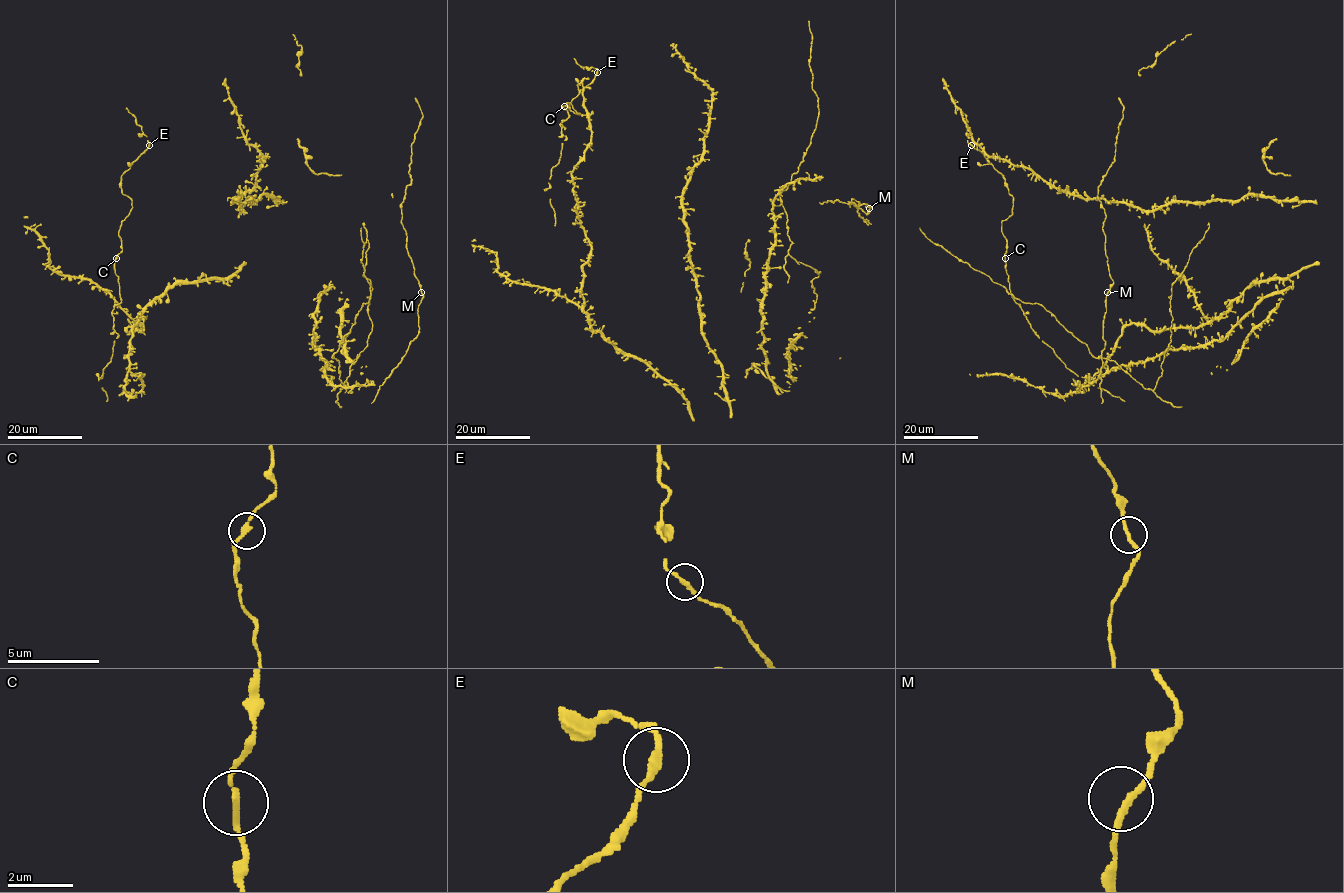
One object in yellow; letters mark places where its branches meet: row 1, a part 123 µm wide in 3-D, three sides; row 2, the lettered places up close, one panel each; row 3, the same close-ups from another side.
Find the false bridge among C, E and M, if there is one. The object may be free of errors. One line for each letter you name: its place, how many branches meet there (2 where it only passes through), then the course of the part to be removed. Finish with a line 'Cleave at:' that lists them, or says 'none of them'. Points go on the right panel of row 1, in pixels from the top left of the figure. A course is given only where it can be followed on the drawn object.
Cleave at: none of them

